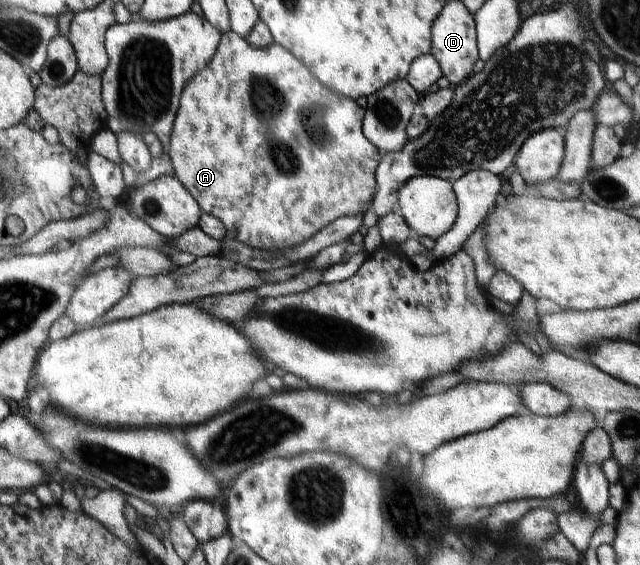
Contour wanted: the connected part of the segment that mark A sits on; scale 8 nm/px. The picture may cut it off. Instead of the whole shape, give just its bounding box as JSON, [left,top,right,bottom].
[168,29,381,250]

